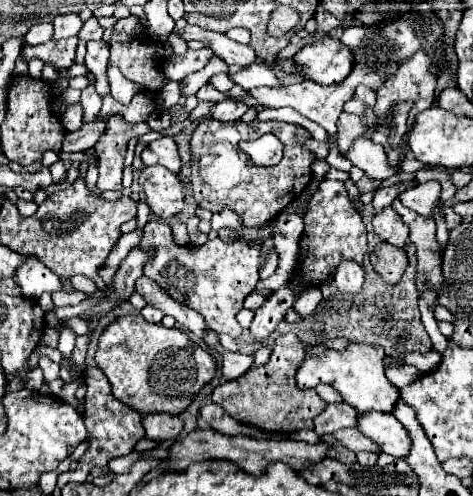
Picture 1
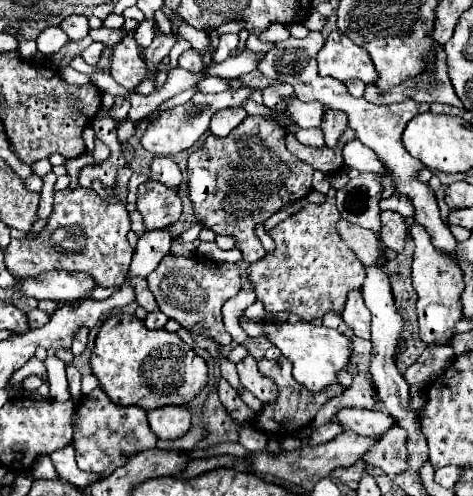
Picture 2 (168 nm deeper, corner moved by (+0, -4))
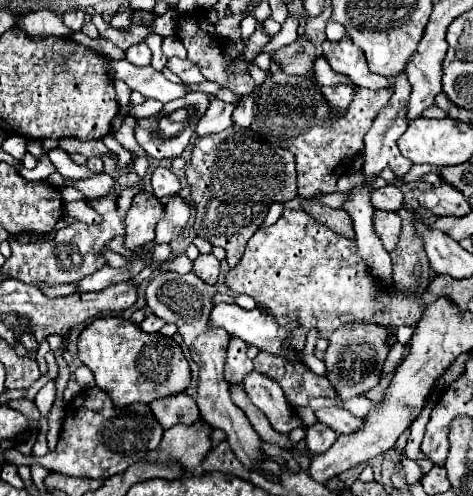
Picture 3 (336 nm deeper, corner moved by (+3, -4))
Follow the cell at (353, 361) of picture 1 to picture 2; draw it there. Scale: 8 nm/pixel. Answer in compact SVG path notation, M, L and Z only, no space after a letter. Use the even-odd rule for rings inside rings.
M263 318L263 336L281 350L293 362L293 378L307 386L311 392L319 392L323 386L337 382L337 370L347 370L349 366L349 340L341 336L337 330L329 330L325 326L315 326L309 322L289 322L289 320L275 320Z

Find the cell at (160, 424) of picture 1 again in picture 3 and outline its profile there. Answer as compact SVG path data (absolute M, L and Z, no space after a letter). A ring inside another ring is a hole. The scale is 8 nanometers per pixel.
M184 392L176 394L176 396L170 396L170 398L154 400L150 404L150 408L154 412L154 418L160 422L160 426L164 426L164 430L168 430L176 424L192 426L200 420L196 402L190 396L186 396Z

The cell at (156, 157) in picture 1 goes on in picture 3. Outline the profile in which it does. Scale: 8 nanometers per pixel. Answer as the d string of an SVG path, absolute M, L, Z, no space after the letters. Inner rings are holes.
M156 168L152 172L152 188L154 188L154 194L156 198L164 198L164 196L172 196L180 190L180 182L176 178L176 174L168 168Z

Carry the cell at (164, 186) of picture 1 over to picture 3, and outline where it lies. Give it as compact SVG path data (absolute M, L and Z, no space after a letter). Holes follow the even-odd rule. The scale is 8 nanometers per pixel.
M138 192L124 218L126 224L126 246L138 248L154 238L154 228L164 218L164 204L150 192Z

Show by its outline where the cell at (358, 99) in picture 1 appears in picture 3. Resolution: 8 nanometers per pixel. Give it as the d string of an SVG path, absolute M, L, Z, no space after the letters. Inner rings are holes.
M318 58L318 60L316 60L316 82L320 82L320 86L348 84L348 86L350 86L354 92L358 90L358 88L354 86L354 82L352 82L348 76L338 74L338 72L332 72L332 70L330 70L330 66L326 64L326 60L324 60L324 58Z

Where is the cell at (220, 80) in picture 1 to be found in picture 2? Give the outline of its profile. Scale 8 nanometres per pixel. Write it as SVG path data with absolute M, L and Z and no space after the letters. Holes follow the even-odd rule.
M189 88L175 96L173 96L173 98L170 98L169 100L163 102L163 104L161 104L157 110L160 112L169 110L173 107L179 106L179 105L183 105L186 102L188 102L193 96L194 94L196 94L198 92L198 90L196 88Z

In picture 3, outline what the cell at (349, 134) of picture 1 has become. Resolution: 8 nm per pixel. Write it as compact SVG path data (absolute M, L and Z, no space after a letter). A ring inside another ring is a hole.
M324 86L324 88L320 88L320 94L328 102L332 116L344 114L344 110L348 110L348 106L352 102L352 96L354 96L350 86L330 86L330 88Z

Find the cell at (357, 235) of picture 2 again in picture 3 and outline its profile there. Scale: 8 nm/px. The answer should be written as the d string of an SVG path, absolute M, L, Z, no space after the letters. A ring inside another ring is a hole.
M308 202L304 206L304 210L316 218L318 222L322 222L324 226L328 226L330 230L334 230L336 234L344 236L344 238L354 238L354 228L352 228L352 220L344 210L334 210L328 206L322 206L318 202Z

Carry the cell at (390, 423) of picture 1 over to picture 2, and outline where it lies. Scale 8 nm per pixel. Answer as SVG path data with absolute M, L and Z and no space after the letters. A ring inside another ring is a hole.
M341 408L335 418L343 428L347 426L359 436L381 436L393 426L393 420L387 414L363 408Z

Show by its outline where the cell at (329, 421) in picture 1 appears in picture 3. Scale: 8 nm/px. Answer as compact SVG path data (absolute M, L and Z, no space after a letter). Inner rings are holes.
M316 422L316 424L306 428L306 438L304 440L308 444L310 454L322 454L336 442L336 438L338 438L338 434L332 428Z

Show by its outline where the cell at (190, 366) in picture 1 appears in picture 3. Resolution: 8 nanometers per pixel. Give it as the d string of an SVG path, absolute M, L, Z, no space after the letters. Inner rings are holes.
M102 316L90 322L78 342L78 358L92 370L94 382L116 406L136 402L150 404L158 398L176 396L190 386L190 366L178 342L170 336L142 332L140 326L120 316Z

